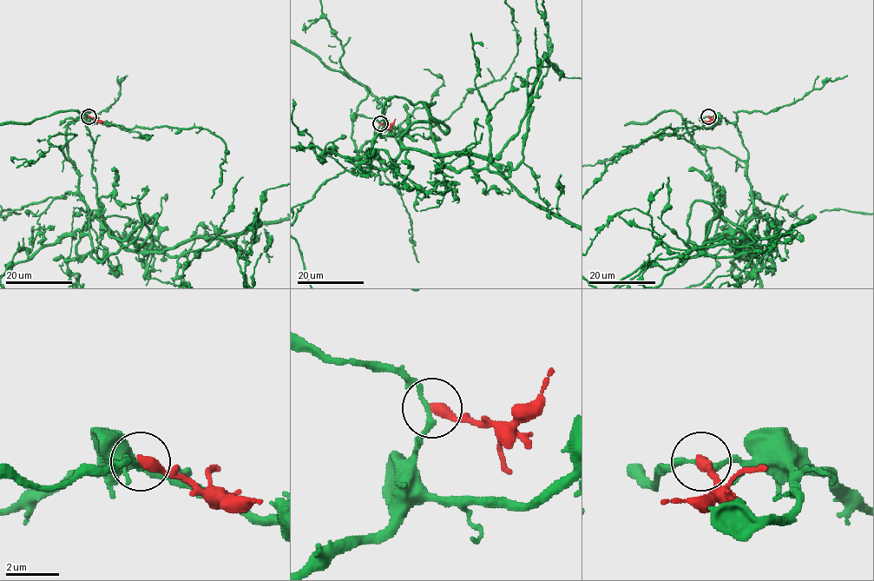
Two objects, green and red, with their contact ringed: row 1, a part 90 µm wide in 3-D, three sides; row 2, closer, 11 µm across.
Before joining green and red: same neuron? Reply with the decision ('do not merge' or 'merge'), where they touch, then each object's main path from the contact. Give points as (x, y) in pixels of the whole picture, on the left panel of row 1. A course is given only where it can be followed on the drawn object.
do not merge | (88, 116) | green via (88, 116), (67, 126), (67, 155), (81, 199), (108, 229), (96, 201), (93, 140), (77, 111) | red via (88, 116), (103, 122)

